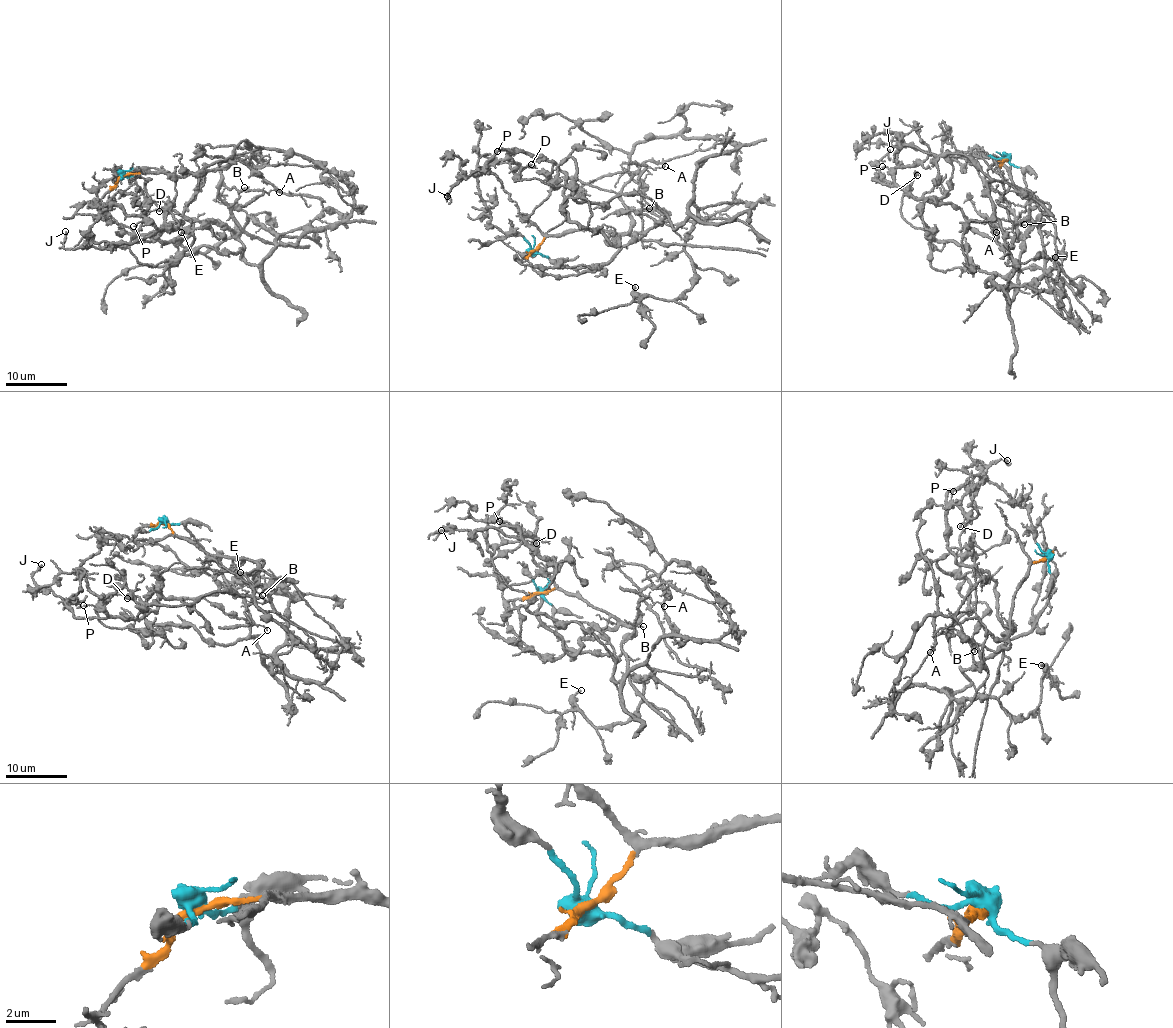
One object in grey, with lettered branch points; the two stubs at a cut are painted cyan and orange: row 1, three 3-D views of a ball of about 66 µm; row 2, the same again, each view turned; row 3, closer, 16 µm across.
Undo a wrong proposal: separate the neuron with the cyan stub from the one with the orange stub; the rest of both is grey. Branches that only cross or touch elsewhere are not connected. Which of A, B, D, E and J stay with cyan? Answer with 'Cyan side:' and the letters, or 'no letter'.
Cyan side: D, E

